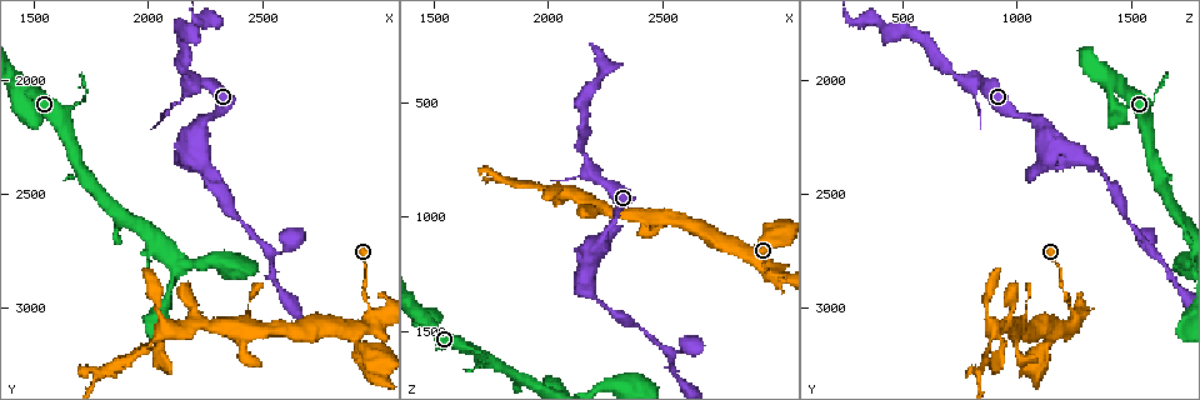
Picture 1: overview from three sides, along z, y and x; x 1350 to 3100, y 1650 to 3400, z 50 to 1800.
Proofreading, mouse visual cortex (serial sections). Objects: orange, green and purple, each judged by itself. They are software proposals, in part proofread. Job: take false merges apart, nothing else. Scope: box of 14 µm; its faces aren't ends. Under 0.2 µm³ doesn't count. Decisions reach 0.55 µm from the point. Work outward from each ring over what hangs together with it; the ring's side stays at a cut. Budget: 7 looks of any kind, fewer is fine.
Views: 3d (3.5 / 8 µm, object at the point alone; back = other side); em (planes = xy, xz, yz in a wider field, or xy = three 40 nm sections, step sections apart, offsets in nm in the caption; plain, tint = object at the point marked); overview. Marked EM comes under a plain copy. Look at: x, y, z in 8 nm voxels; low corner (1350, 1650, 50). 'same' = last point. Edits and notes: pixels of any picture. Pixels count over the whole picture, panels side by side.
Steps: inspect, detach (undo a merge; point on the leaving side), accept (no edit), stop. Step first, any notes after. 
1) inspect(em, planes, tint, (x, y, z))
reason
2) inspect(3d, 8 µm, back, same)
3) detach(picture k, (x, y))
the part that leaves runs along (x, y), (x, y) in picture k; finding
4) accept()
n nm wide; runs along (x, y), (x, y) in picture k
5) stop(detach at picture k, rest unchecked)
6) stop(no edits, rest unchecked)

inspect(3d, 3.5 µm, back, (2540, 2750, 1600))
branch point

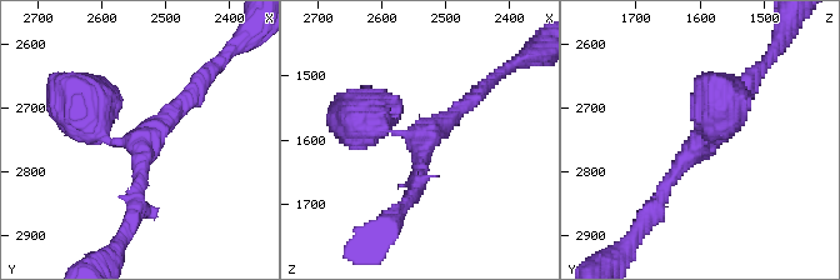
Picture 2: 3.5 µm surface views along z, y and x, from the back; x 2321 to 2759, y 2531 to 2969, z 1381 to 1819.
inspect(em, xy, step 3, tint, (2535, 2760, 1595))

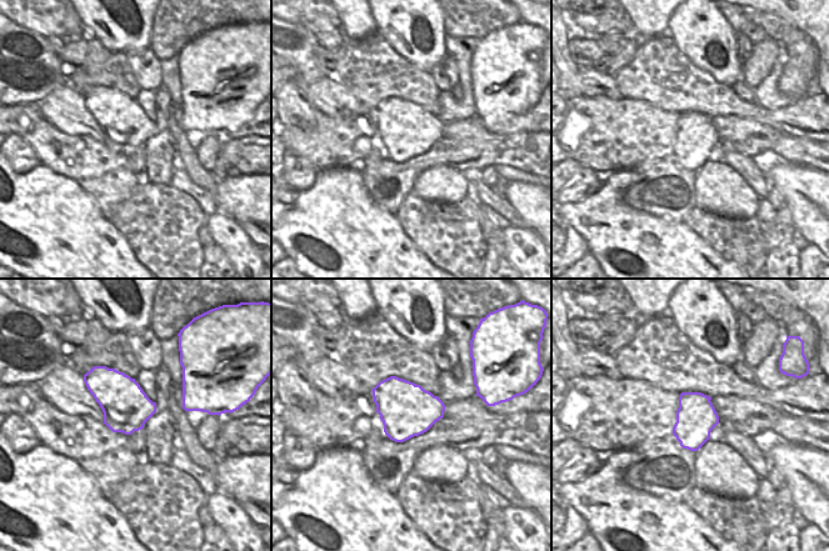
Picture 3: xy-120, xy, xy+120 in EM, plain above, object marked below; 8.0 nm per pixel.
accept()
arms of 200, 200, 450 nm; one cell here

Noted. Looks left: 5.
inspect(3d, 3.5 µm, (2900, 3090, 1170))
a narrow waist

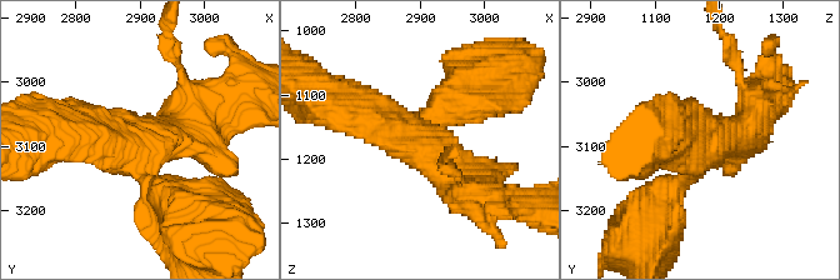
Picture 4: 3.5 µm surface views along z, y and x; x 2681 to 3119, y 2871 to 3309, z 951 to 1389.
inspect(em, xy, step 1, tint, (2900, 3095, 1185))

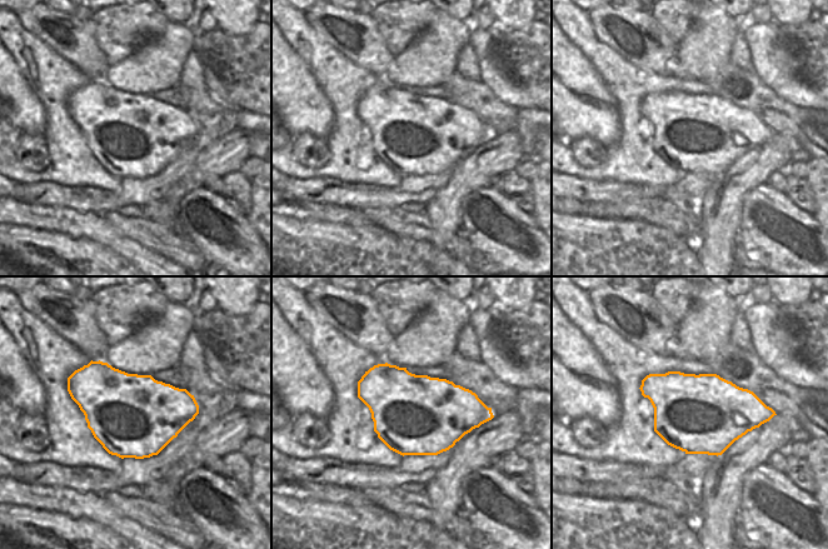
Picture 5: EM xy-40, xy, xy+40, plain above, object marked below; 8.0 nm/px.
accept()
650 nm wide; runs along (470, 195), (428, 150), (351, 103) in picture 4; all the same cell

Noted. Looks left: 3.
inspect(3d, 3.5 µm, (2060, 3110, 890))
sudden change in width

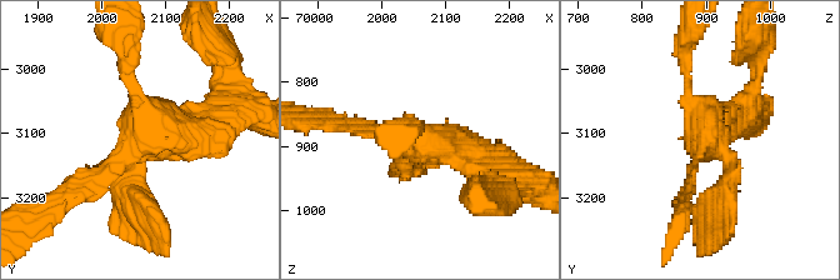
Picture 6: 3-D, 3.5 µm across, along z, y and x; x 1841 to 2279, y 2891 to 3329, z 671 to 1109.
inspect(em, xy, step 5, tint, (2050, 3110, 895))

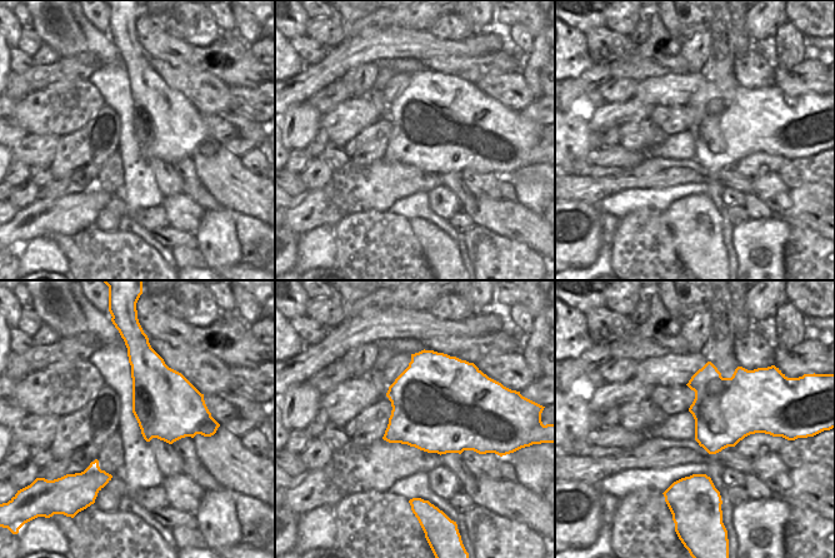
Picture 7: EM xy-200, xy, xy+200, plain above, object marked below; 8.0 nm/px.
inspect(em, xy, step 3, tint, same)

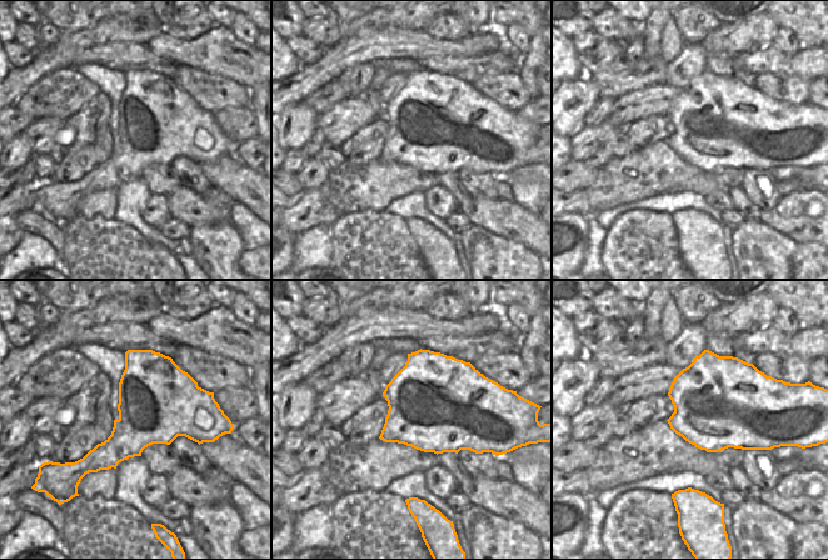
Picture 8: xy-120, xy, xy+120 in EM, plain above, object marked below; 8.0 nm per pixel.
accept()
runs along (225, 118), (133, 140), (90, 186) in picture 6; continuous, no second cell

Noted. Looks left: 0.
stop(no edits, rest unchecked)

